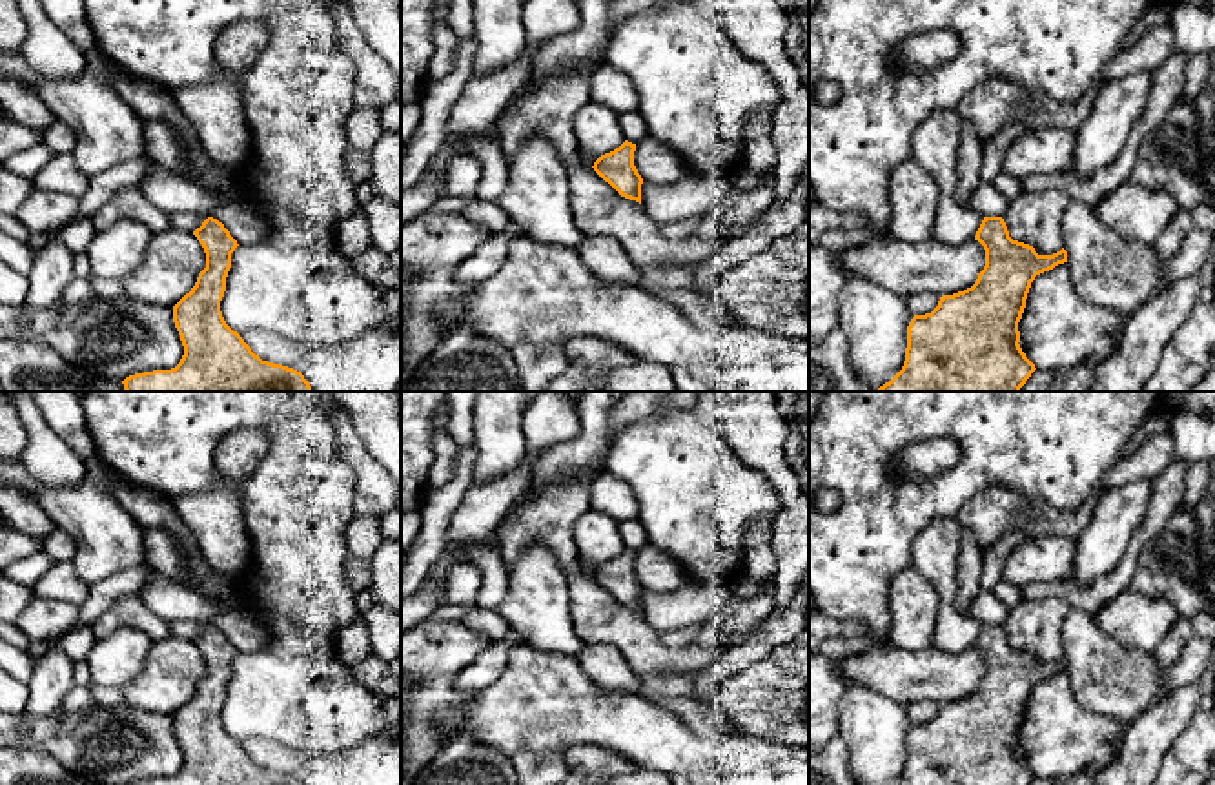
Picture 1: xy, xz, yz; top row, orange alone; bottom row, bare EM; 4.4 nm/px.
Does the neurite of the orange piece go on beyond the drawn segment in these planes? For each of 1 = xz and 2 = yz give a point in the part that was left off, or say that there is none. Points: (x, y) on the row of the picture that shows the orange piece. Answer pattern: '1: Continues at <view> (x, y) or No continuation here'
1: No continuation here
2: No continuation here

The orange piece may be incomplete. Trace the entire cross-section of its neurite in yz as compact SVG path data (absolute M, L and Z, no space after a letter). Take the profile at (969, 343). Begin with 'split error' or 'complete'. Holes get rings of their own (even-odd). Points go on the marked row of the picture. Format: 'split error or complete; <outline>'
complete; M984 217L975 240L985 250L976 282L940 297L931 313L911 319L904 366L874 392L1020 392L1036 370L1018 344L1018 322L1035 277L1067 262L1067 251L1038 255L1033 246L1009 237L1002 217Z

